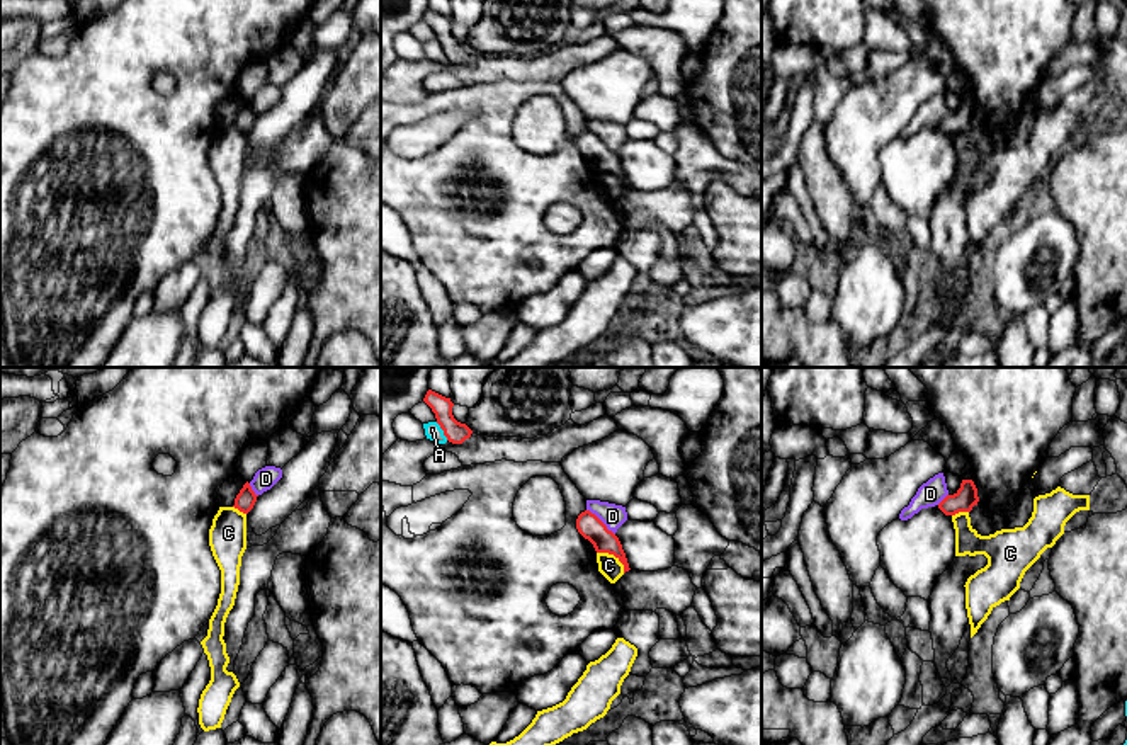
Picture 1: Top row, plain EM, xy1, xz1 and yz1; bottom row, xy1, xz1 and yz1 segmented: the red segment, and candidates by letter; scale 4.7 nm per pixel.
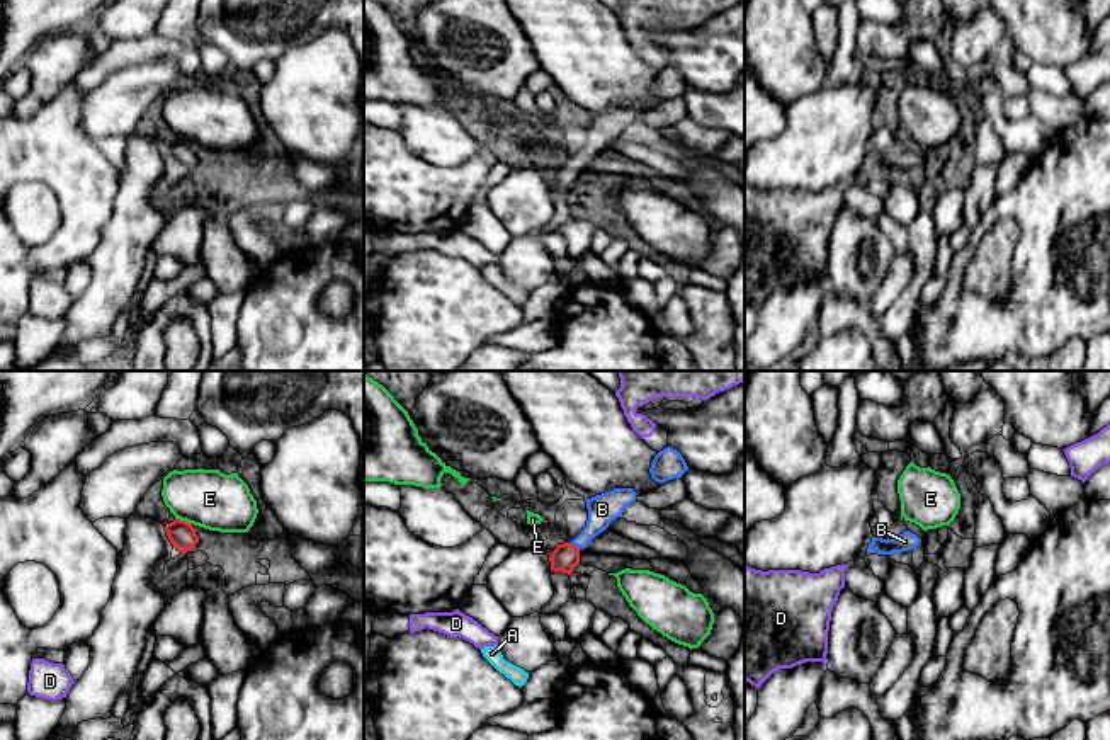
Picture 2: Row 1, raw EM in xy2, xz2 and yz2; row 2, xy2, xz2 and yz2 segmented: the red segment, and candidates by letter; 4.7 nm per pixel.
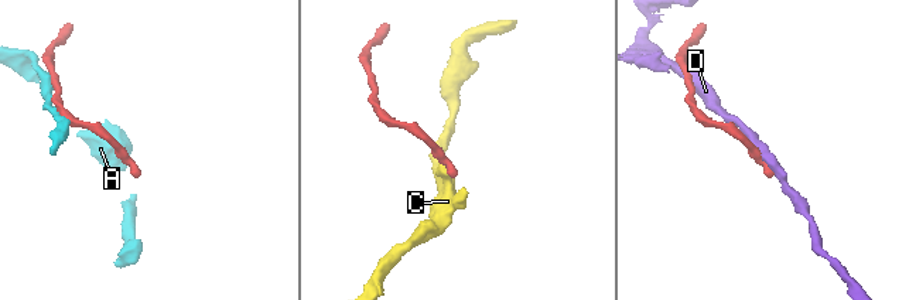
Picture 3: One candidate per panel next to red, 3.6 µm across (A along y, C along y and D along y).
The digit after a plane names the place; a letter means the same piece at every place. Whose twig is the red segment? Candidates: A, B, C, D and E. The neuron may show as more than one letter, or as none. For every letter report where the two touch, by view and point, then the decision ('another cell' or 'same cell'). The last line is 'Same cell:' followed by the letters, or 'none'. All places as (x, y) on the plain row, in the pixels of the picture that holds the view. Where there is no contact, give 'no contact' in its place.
A: contact xz1 (442, 48); another cell
B: contact xz2 (573, 164); same cell
C: contact xz1 (614, 174); another cell
D: contact xz1 (600, 140); another cell
E: contact xy2 (184, 140); another cell
Same cell: B

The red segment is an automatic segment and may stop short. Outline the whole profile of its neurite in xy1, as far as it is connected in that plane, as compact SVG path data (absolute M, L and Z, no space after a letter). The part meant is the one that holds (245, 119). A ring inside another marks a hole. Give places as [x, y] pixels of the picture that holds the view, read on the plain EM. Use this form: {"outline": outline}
{"outline": "M246 100L236 114L233 126L243 133L248 133L253 128L257 116L258 114L252 109L250 102Z"}

